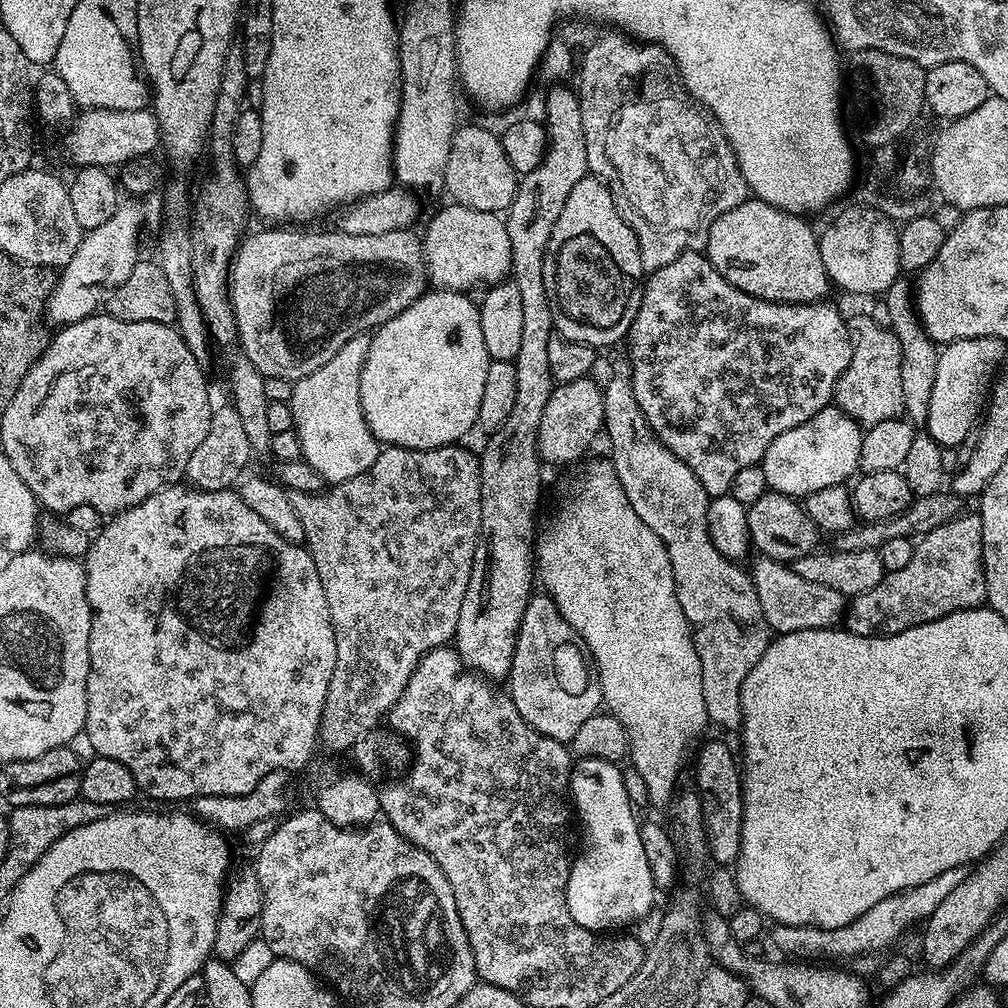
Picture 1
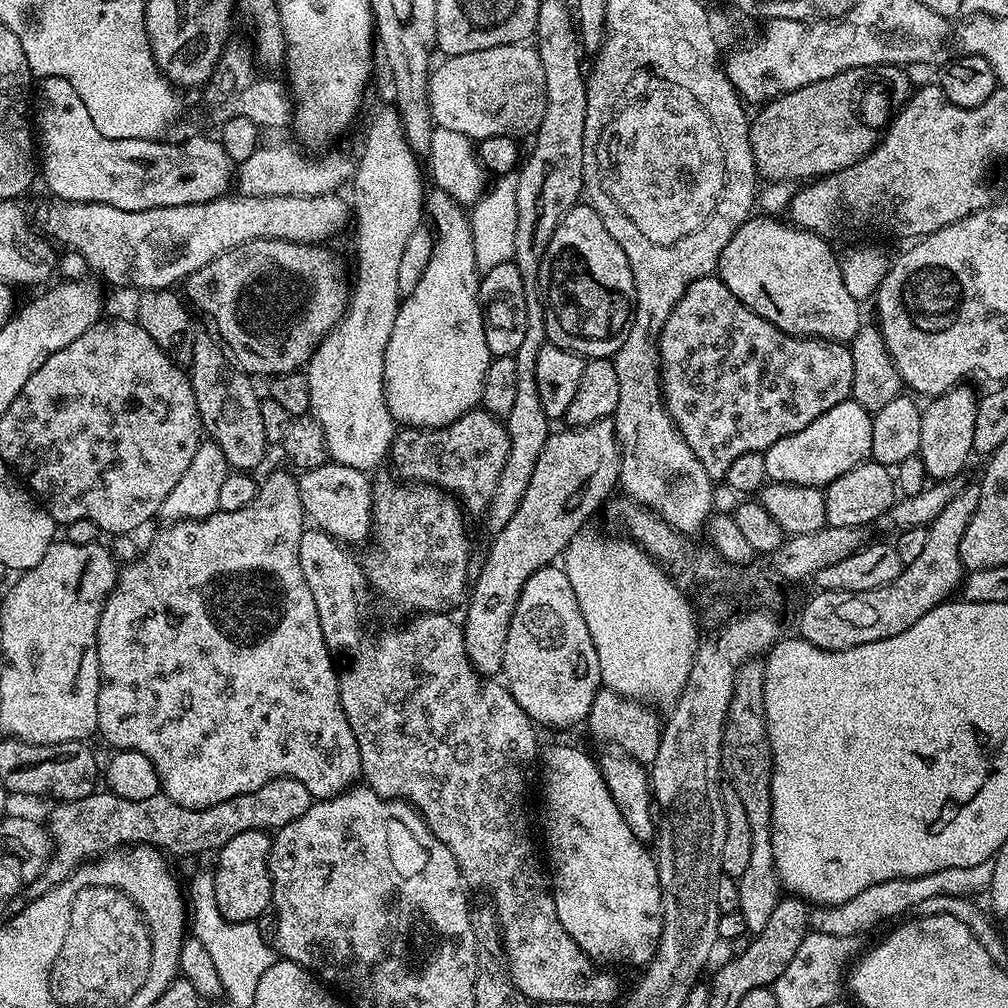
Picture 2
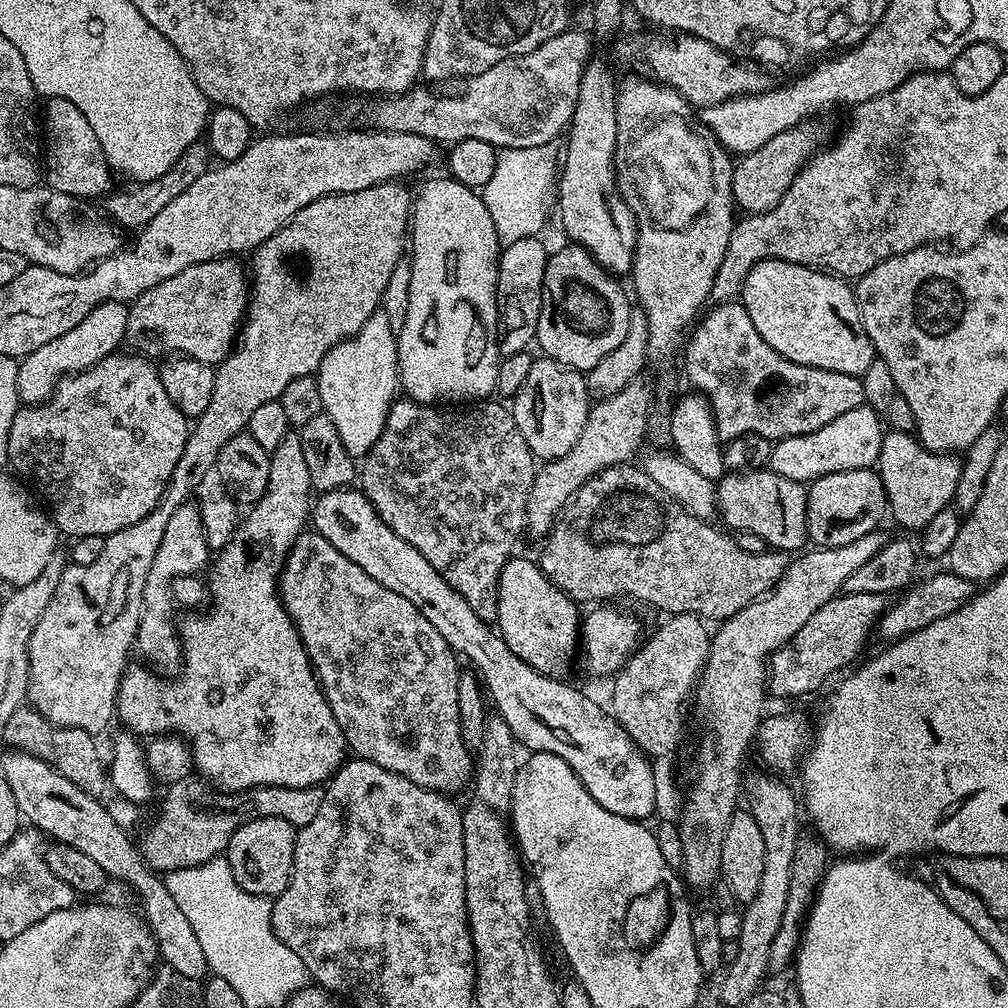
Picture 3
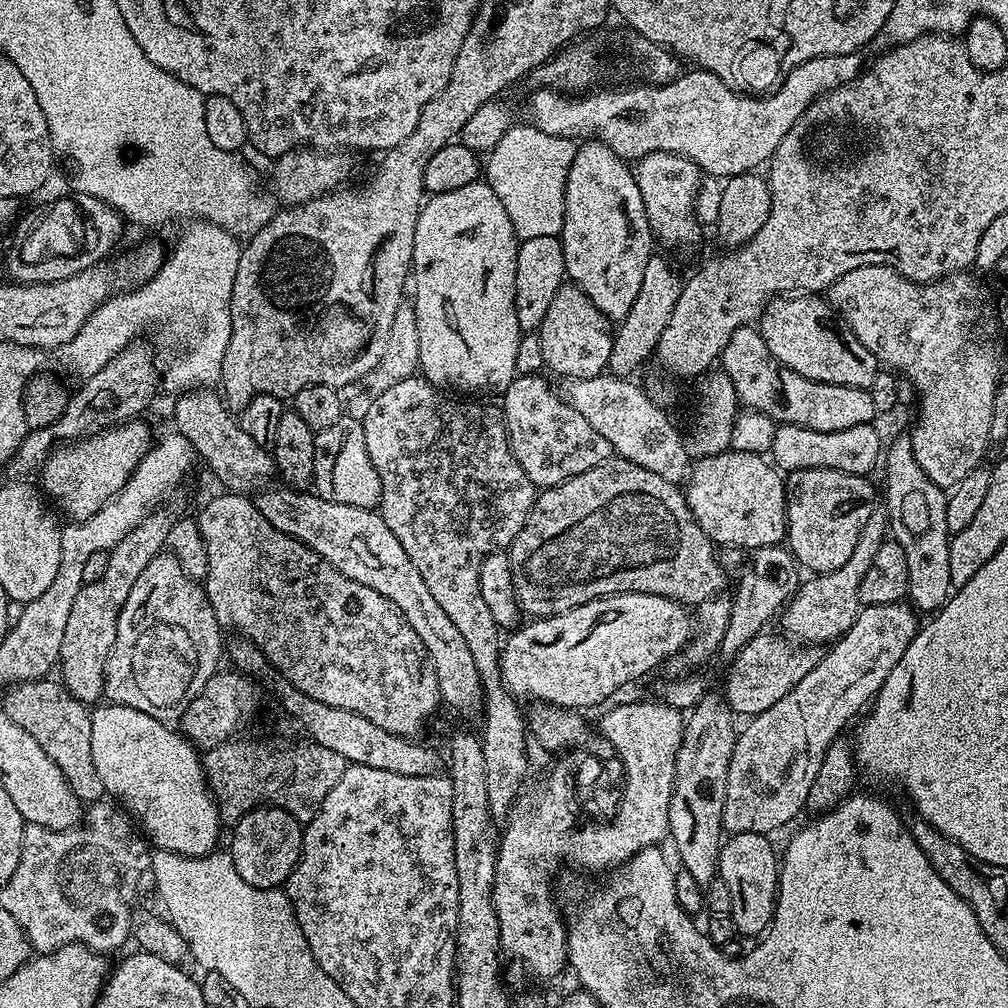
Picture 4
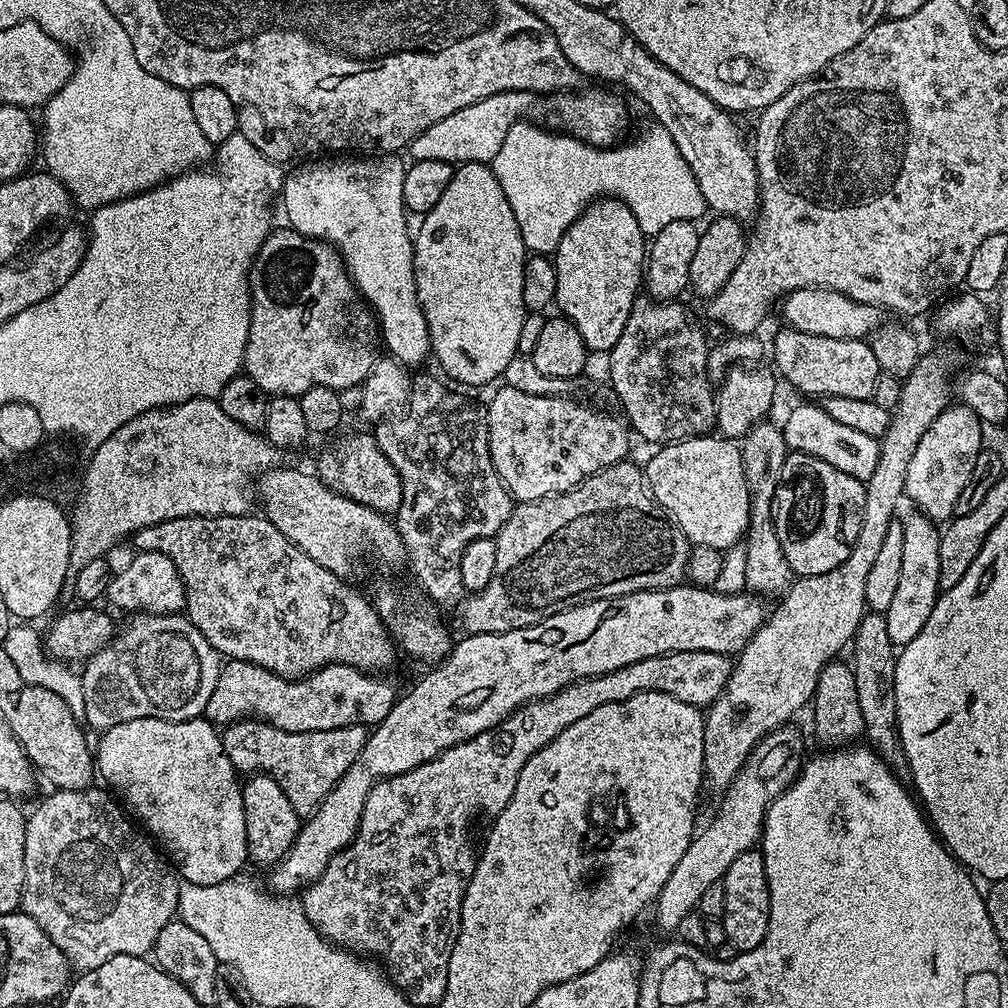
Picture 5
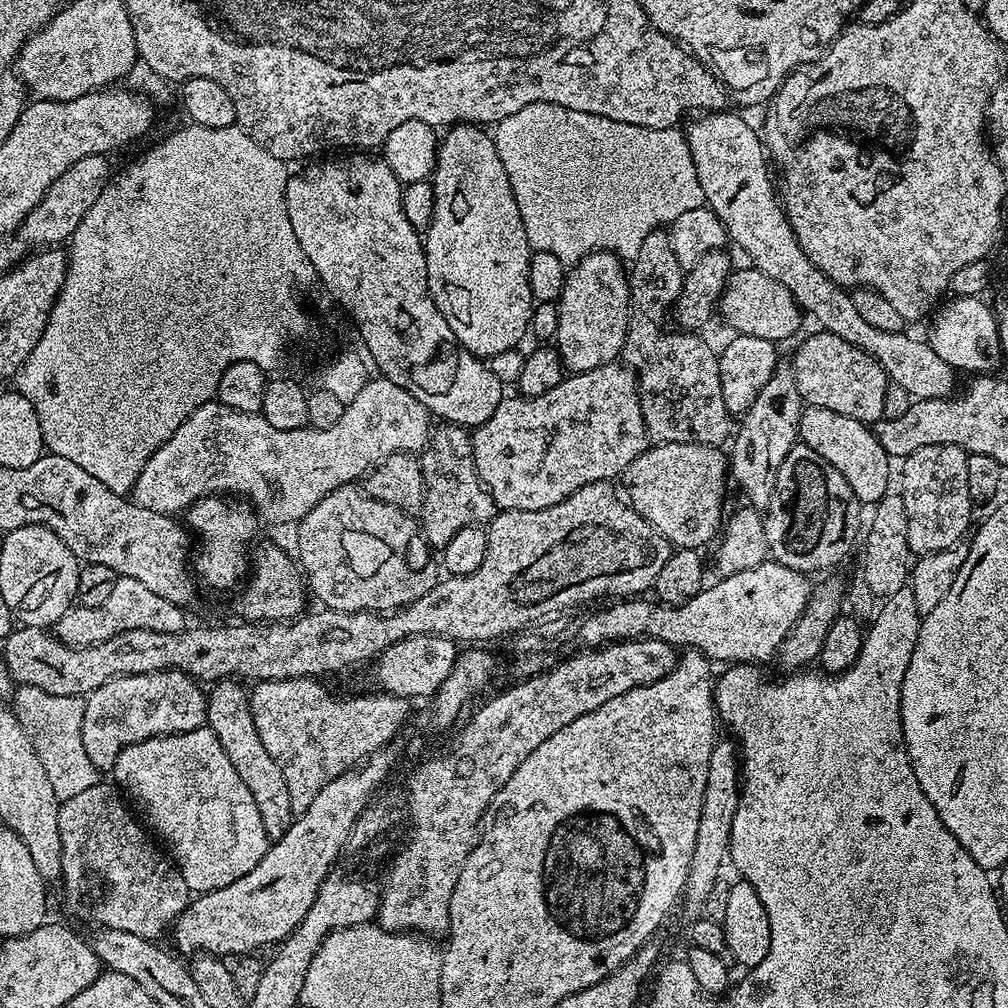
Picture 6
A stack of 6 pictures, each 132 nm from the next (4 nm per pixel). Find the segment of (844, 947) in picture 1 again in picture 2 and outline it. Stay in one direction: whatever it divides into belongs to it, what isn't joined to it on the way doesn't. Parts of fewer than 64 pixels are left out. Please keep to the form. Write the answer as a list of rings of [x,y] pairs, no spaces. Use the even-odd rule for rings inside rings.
[[[993,859],[982,862],[978,866],[966,866],[954,870],[938,870],[934,874],[926,874],[918,878],[894,878],[886,882],[878,882],[878,886],[870,886],[870,890],[862,890],[850,902],[842,902],[831,906],[816,906],[809,911],[808,927],[818,934],[830,934],[856,938],[859,932],[868,932],[879,926],[883,920],[892,920],[903,912],[911,913],[918,902],[934,895],[962,895],[974,897],[977,893],[987,892],[994,878]]]

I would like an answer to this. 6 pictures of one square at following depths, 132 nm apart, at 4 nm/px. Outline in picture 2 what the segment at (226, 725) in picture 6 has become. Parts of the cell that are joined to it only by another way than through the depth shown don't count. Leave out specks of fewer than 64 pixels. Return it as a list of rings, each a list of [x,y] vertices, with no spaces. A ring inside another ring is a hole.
[[[246,830],[242,834],[234,834],[230,842],[226,842],[218,850],[216,872],[211,873],[214,882],[214,898],[218,910],[231,924],[250,924],[259,921],[263,912],[267,913],[272,906],[272,879],[268,873],[268,859],[272,849],[272,836],[267,831]]]

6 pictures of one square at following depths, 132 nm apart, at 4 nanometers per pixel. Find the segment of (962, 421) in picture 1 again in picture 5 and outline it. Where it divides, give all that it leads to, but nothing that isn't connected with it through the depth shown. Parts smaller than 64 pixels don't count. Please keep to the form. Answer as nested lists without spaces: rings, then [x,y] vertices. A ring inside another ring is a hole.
[[[911,515],[902,520],[902,578],[898,578],[898,591],[894,593],[894,602],[890,602],[886,613],[888,633],[896,646],[908,644],[918,635],[918,630],[926,626],[926,618],[930,618],[942,591],[938,570],[941,529],[927,516]]]

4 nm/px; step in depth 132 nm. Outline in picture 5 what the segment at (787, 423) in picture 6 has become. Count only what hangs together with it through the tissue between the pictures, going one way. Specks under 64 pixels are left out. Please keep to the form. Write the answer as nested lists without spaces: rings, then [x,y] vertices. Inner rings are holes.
[[[772,422],[755,424],[742,441],[746,482],[750,490],[750,522],[746,533],[746,582],[747,591],[760,598],[779,597],[788,591],[794,574],[790,570],[790,562],[786,562],[786,554],[782,552],[782,542],[778,542],[776,529],[776,491],[782,478],[782,466],[786,466],[786,458],[790,449],[784,441],[784,429],[772,425]]]

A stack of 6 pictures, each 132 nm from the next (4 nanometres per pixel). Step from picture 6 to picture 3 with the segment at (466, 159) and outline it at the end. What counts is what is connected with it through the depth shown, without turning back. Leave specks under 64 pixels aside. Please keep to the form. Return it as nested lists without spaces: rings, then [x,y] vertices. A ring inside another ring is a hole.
[[[443,178],[444,180],[428,180],[420,188],[420,193],[417,191],[414,196],[412,206],[412,214],[410,217],[410,259],[412,261],[412,273],[410,274],[410,302],[406,306],[406,322],[402,326],[402,330],[396,337],[396,353],[398,354],[398,366],[400,367],[400,378],[398,381],[399,387],[402,389],[403,395],[409,400],[416,400],[419,404],[435,404],[441,402],[484,402],[489,399],[488,395],[493,395],[496,389],[496,379],[498,378],[498,366],[502,359],[500,354],[500,346],[498,343],[498,325],[500,322],[500,307],[496,301],[496,283],[498,282],[498,262],[500,261],[500,249],[502,247],[498,234],[494,230],[494,218],[490,218],[490,210],[486,210],[486,202],[483,195],[475,188],[467,188],[462,186],[462,182],[451,178]]]

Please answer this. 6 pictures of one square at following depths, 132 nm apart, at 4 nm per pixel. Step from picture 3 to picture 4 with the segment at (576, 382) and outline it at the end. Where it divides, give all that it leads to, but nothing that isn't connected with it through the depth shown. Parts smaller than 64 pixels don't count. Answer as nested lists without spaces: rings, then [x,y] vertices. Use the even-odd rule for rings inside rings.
[[[540,374],[517,376],[502,392],[502,407],[508,425],[508,439],[512,442],[512,453],[514,458],[518,458],[522,470],[526,470],[530,482],[534,482],[540,490],[553,488],[614,456],[610,442],[606,442],[606,438],[602,438],[602,434],[598,434],[598,430],[594,430],[594,426],[590,426],[590,422],[586,422],[576,408],[571,408],[567,399],[557,389],[556,393],[542,377]]]

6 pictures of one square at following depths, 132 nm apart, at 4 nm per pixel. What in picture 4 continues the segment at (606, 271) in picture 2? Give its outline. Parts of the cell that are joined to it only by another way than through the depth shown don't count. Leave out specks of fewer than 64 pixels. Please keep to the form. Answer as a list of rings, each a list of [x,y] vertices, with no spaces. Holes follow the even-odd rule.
[[[565,282],[550,301],[550,310],[546,310],[546,318],[538,330],[542,342],[542,358],[547,371],[557,372],[563,378],[581,380],[591,376],[599,376],[608,367],[613,325],[608,317],[603,316],[590,302],[590,298],[571,282]]]

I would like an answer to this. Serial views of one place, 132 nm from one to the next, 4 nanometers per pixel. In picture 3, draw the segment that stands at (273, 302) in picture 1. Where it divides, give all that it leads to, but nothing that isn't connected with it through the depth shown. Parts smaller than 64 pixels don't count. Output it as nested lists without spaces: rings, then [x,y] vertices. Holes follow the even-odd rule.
[[[221,258],[195,264],[174,274],[174,278],[166,278],[166,282],[158,282],[158,286],[150,286],[150,290],[146,290],[138,299],[131,301],[125,332],[126,344],[132,347],[129,349],[149,358],[179,354],[191,356],[193,360],[203,364],[213,366],[221,364],[230,355],[248,311],[250,280],[246,275],[245,265],[243,268],[236,260],[239,259]]]

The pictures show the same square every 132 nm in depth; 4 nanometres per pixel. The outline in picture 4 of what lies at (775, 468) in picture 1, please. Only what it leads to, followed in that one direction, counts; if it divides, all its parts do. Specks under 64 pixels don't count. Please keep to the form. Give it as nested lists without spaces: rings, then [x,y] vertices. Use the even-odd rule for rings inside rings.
[[[782,424],[777,427],[772,443],[770,460],[781,473],[791,474],[801,472],[807,468],[829,468],[842,470],[850,474],[868,476],[871,468],[881,463],[882,444],[880,436],[875,432],[872,424],[850,426],[850,430],[810,430],[806,426]]]

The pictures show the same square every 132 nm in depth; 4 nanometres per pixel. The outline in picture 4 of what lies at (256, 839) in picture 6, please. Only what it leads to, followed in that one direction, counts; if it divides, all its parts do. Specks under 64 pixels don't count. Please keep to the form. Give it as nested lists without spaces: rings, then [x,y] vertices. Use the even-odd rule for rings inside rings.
[[[127,702],[118,704],[101,703],[99,706],[91,709],[91,714],[92,729],[90,730],[90,747],[94,749],[94,766],[98,770],[98,778],[102,778],[102,786],[104,787],[105,793],[107,793],[113,801],[123,805],[133,817],[140,816],[141,822],[144,823],[144,828],[142,827],[143,835],[147,837],[156,848],[166,848],[171,852],[177,852],[183,856],[206,856],[209,852],[213,851],[213,849],[219,845],[216,843],[220,840],[220,828],[222,829],[220,805],[216,803],[216,797],[212,795],[209,789],[204,774],[202,756],[196,745],[193,744],[183,732],[177,730],[175,727],[169,726],[165,721],[156,720],[150,714],[142,714],[142,710],[134,710]]]

